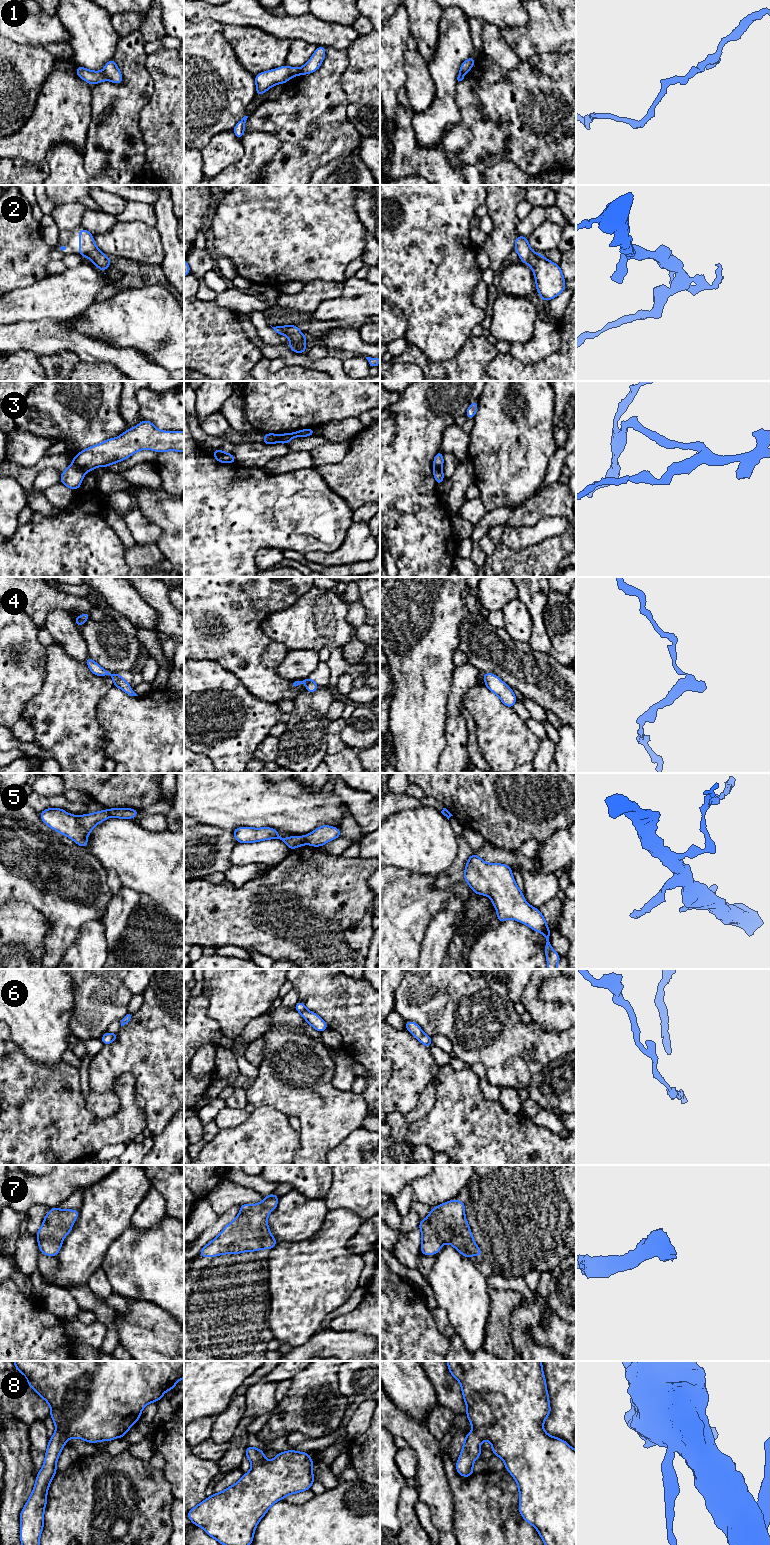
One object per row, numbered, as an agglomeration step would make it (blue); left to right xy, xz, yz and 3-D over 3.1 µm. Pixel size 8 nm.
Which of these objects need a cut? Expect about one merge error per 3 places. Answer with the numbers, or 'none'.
1, 3, 4

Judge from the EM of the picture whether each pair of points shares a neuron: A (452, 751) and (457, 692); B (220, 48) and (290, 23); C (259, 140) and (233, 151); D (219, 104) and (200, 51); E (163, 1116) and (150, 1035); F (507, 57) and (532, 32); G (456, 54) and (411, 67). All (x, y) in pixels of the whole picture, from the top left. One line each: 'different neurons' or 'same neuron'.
A: same neuron
B: different neurons
C: different neurons
D: same neuron
E: same neuron
F: different neurons
G: different neurons

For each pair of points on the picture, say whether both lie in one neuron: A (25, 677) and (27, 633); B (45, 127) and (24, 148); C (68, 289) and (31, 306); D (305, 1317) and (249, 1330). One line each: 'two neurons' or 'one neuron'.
A: one neuron
B: one neuron
C: one neuron
D: two neurons

